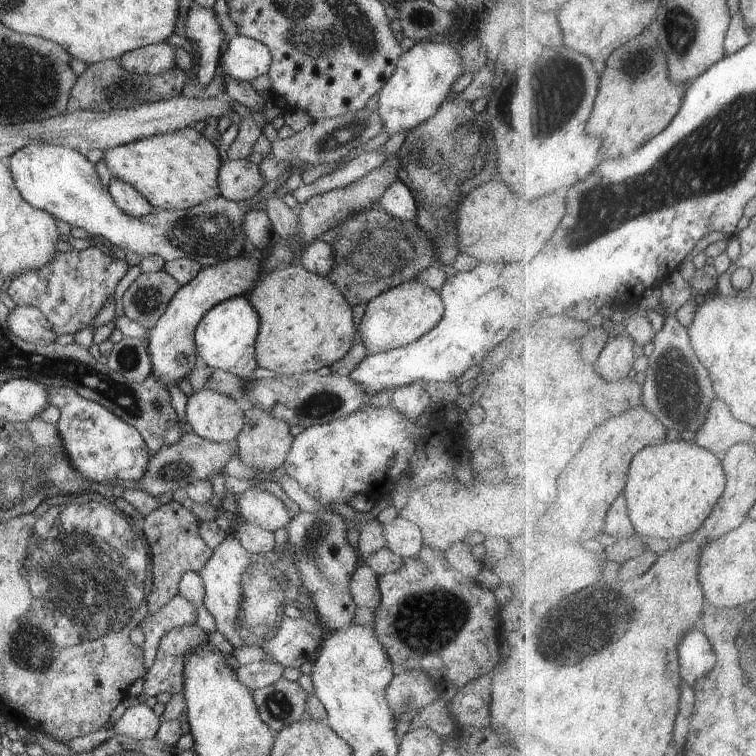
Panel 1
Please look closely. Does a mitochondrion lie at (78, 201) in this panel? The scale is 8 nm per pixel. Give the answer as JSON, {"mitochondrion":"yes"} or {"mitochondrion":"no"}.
{"mitochondrion":"yes"}

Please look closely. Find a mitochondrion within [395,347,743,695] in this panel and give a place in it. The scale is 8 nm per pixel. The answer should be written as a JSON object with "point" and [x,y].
{"point":[594,628]}

